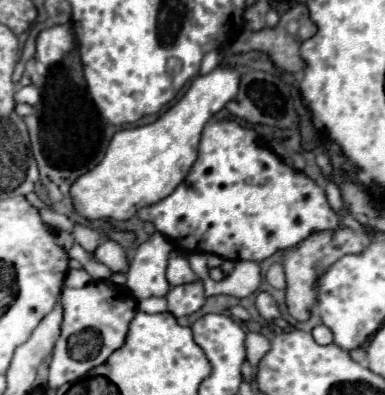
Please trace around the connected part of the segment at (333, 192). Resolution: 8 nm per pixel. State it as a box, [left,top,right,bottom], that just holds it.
[326,180,342,214]

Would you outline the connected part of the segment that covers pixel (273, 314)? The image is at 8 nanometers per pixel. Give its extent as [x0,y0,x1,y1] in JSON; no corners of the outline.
[256,292,280,322]

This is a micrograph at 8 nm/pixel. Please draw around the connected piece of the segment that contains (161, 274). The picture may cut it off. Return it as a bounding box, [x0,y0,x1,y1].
[126,232,172,298]

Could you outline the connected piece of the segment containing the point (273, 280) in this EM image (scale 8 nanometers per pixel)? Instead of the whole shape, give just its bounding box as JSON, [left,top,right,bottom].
[266,264,286,288]

